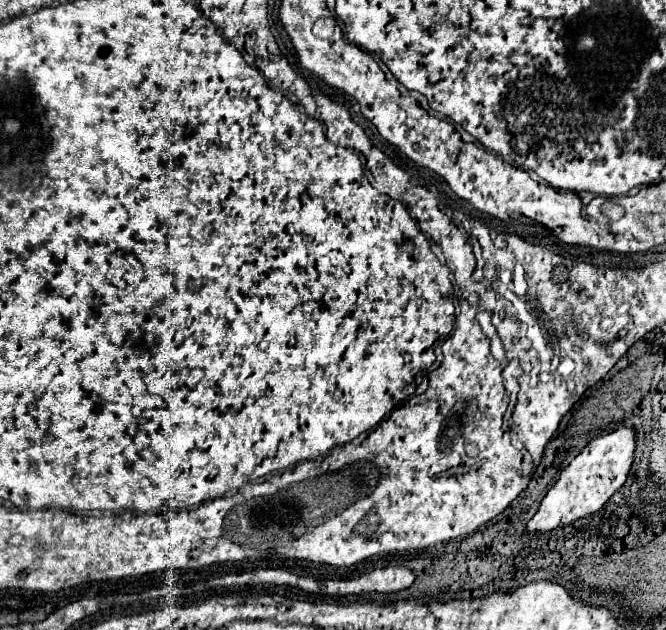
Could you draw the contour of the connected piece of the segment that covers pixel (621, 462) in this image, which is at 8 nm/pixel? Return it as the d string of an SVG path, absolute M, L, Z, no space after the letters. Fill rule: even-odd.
M620 427L604 437L590 441L582 453L560 473L556 485L546 493L540 503L538 513L528 521L526 533L550 533L554 529L562 529L572 525L574 521L588 517L604 507L604 503L620 489L628 477L634 455L634 431L630 427Z

